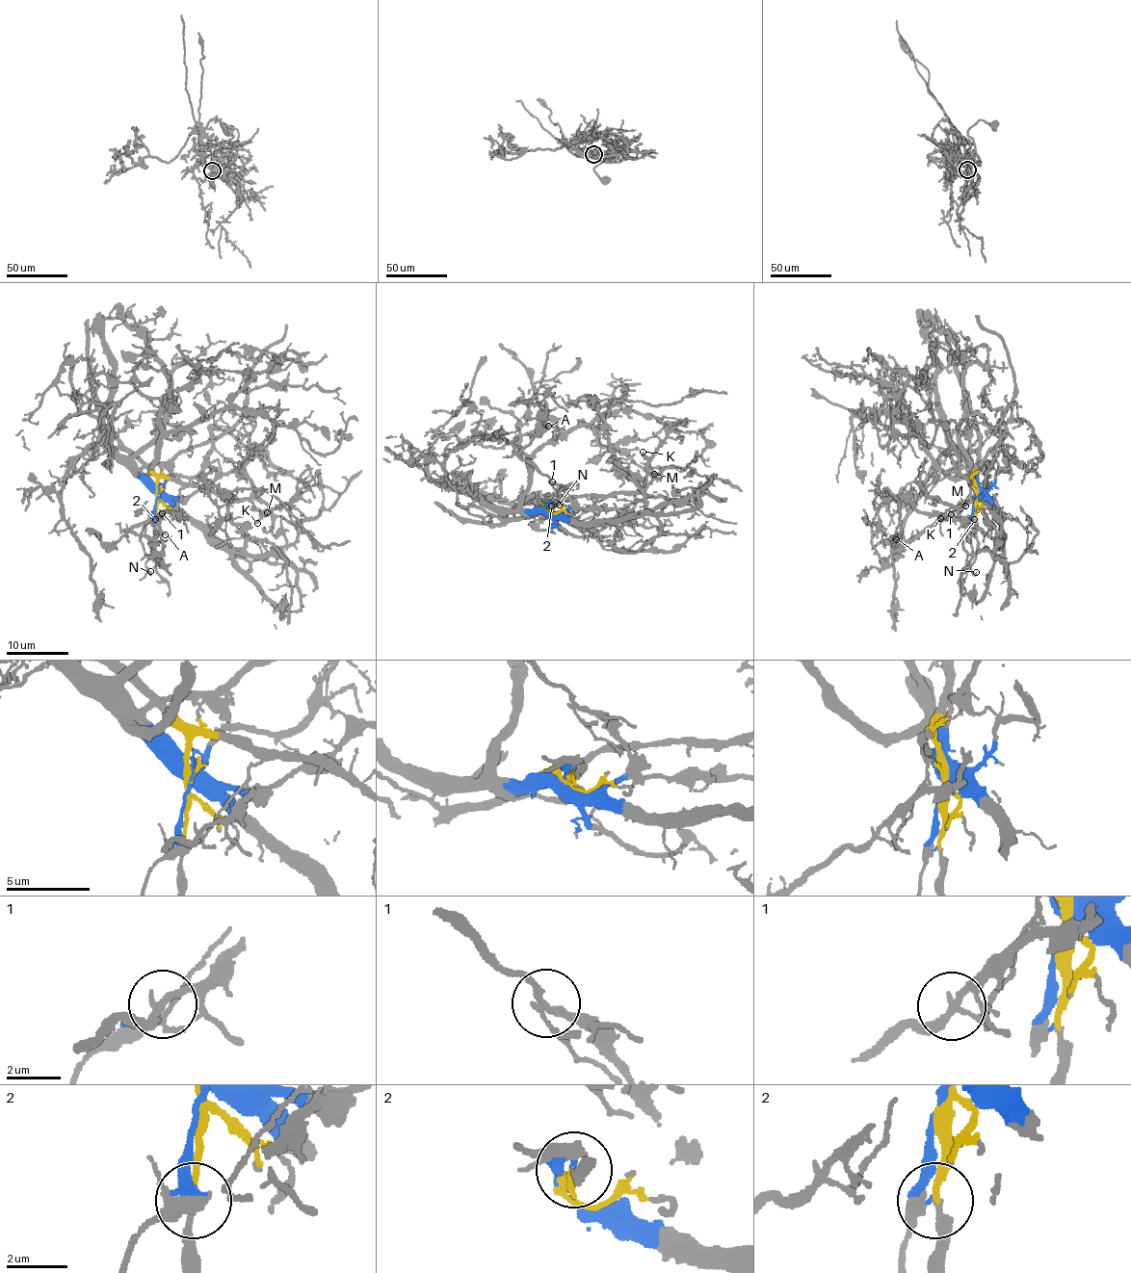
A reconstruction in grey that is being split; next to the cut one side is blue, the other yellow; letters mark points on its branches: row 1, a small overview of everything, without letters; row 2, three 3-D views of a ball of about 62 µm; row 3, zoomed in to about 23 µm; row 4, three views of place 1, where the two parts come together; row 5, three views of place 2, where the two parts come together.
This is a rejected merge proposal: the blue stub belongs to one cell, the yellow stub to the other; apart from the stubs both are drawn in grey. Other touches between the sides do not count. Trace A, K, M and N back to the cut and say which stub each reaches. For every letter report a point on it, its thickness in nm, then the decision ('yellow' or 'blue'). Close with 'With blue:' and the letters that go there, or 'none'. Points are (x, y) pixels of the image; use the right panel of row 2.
A: (896, 539) | 130 nm | blue
K: (940, 518) | 160 nm | yellow
M: (965, 506) | 140 nm | yellow
N: (976, 572) | 150 nm | yellow
With blue: A

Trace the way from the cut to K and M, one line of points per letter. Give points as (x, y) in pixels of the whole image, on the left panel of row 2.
K: (156, 493), (157, 480), (161, 478), (208, 485), (226, 499), (248, 500), (262, 511), (258, 523)
M: (156, 493), (157, 480), (169, 478), (173, 481), (208, 485), (226, 499), (248, 500), (263, 516), (267, 512)

